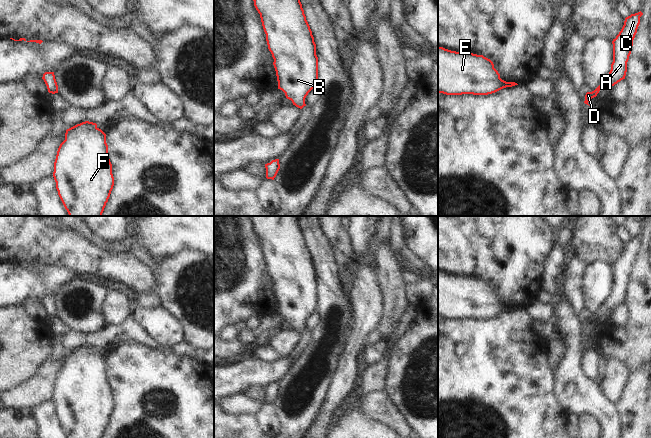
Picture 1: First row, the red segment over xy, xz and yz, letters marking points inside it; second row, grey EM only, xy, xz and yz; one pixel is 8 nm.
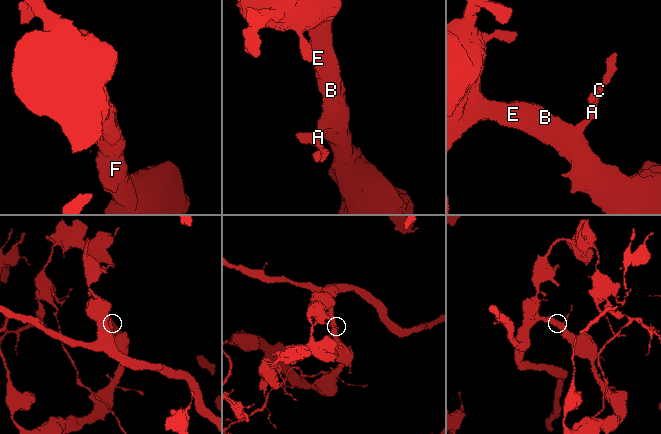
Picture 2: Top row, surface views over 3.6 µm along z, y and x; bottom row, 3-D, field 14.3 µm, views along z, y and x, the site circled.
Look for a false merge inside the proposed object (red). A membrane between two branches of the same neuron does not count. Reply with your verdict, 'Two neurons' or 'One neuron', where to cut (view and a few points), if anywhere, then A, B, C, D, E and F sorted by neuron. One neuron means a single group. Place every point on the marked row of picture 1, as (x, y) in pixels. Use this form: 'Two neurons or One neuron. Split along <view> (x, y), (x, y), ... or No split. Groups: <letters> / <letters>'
One neuron. No split. Groups: A B C D E F.

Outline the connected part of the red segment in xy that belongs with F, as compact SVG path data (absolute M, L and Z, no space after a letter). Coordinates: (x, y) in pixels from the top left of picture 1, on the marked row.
M85 121L66 130L53 177L69 216L102 216L114 177L106 134L96 123Z

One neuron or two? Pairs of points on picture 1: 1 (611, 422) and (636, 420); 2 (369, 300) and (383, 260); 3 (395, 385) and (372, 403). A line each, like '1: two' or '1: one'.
1: two
2: two
3: two

